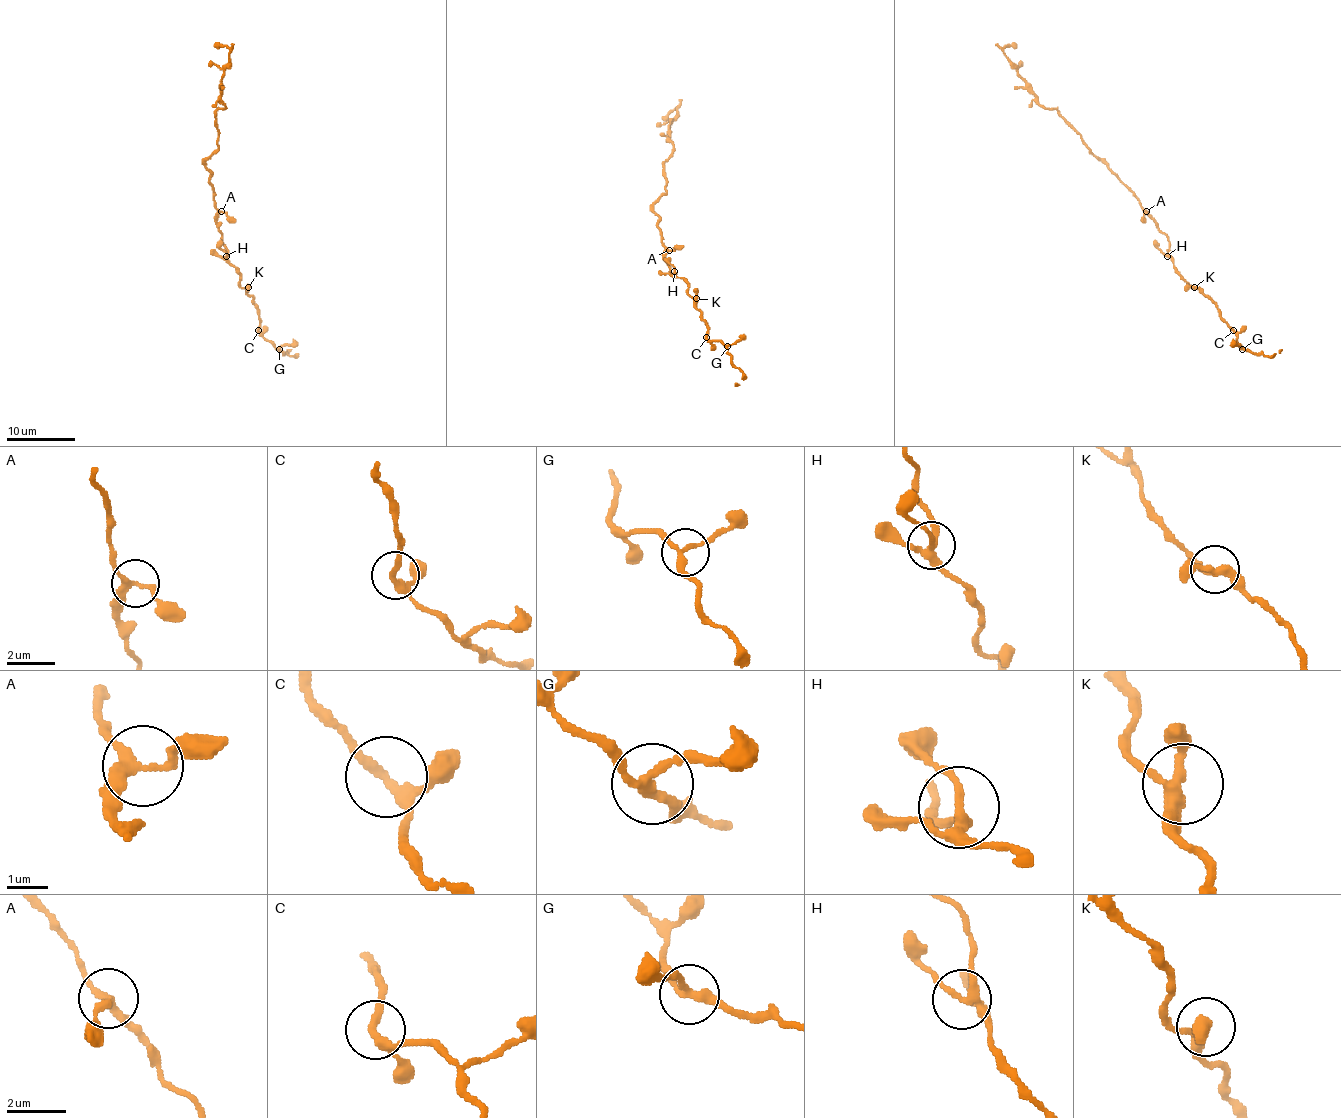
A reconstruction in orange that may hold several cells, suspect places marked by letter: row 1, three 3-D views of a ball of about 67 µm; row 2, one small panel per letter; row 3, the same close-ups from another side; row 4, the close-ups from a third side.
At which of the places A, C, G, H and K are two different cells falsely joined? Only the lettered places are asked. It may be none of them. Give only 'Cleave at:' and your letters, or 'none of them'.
Cleave at: none of them

